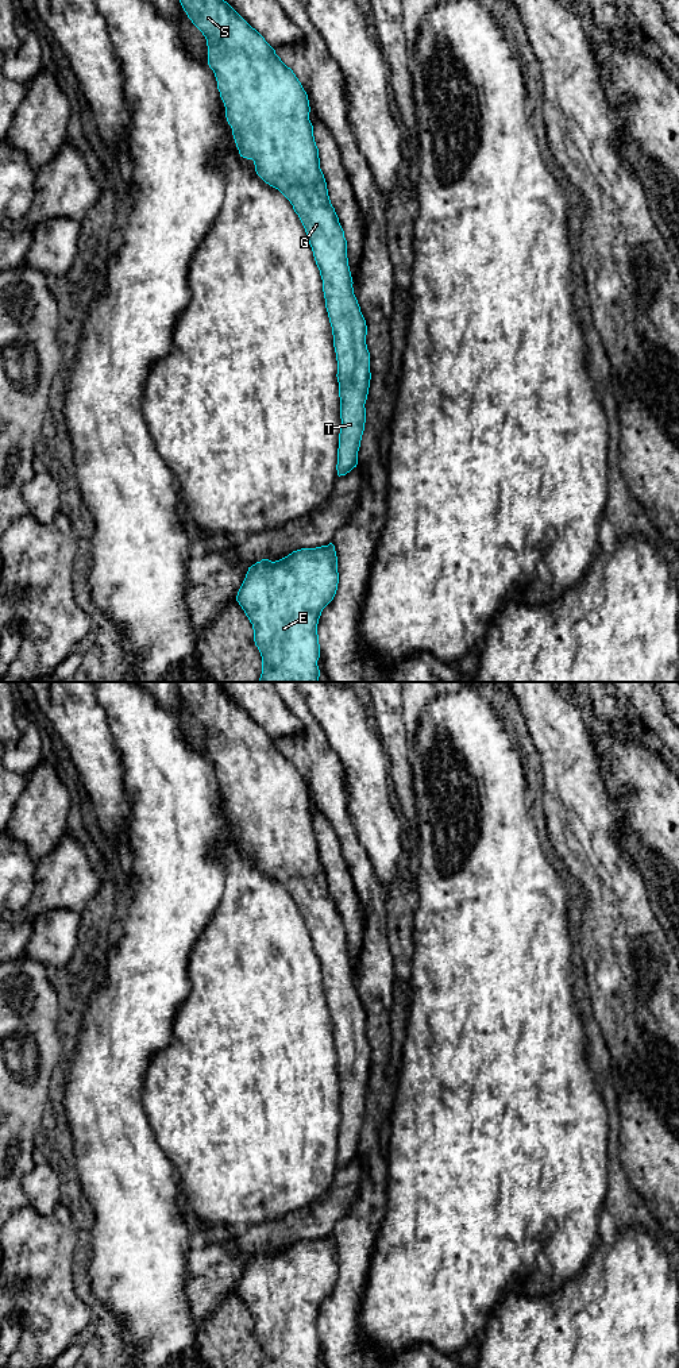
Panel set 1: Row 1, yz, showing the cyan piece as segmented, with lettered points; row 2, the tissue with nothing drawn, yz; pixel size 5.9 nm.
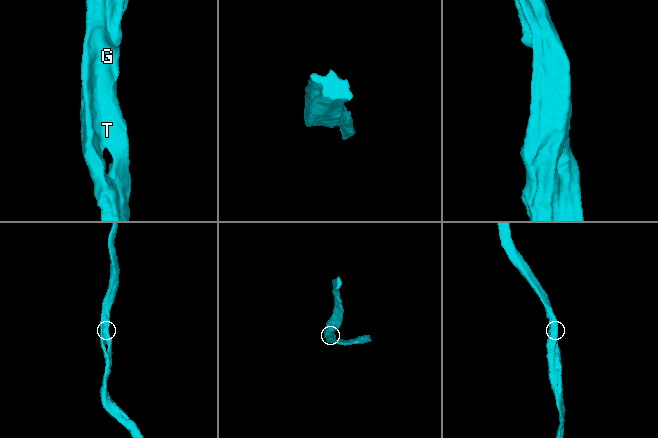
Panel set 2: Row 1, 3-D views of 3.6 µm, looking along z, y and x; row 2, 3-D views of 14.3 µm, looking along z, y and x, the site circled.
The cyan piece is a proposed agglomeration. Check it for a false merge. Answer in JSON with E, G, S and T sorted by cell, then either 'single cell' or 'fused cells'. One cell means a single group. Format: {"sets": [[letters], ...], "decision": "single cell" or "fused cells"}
{"sets": [["E", "G", "S", "T"]], "decision": "single cell"}

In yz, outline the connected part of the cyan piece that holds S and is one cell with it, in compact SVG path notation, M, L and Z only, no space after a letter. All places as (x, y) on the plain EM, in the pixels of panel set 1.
M174 682L192 714L202 724L208 737L208 756L213 762L220 789L225 798L225 809L240 848L252 851L256 866L270 878L278 880L293 897L298 906L316 956L323 971L325 999L333 1026L333 1038L337 1052L337 1074L340 1088L342 1120L337 1140L337 1167L346 1167L358 1156L358 1142L366 1114L366 1091L370 1079L370 1044L366 1036L367 1017L354 986L352 968L347 949L347 932L331 895L327 874L320 860L319 840L309 812L309 791L301 774L288 759L265 729L252 720L221 687L220 682Z

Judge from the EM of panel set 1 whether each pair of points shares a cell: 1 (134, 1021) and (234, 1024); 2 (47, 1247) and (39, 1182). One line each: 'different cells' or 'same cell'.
1: different cells
2: different cells

